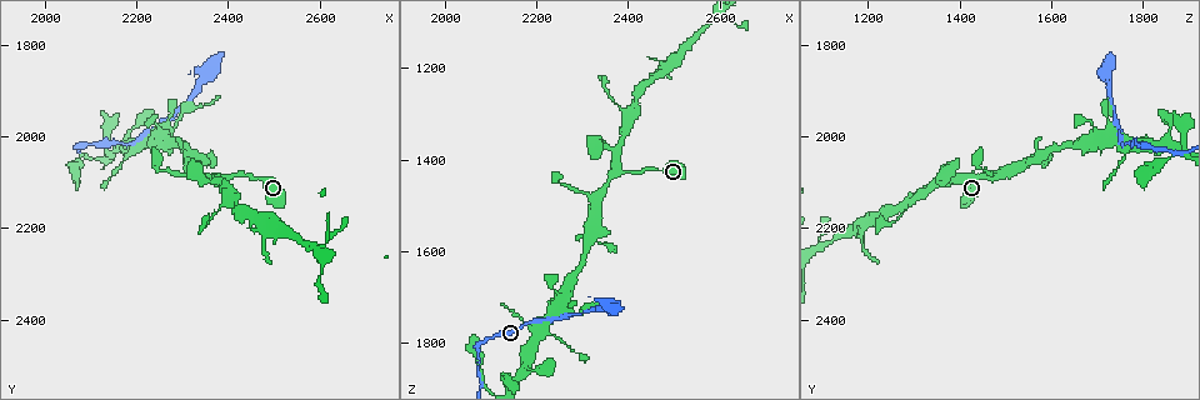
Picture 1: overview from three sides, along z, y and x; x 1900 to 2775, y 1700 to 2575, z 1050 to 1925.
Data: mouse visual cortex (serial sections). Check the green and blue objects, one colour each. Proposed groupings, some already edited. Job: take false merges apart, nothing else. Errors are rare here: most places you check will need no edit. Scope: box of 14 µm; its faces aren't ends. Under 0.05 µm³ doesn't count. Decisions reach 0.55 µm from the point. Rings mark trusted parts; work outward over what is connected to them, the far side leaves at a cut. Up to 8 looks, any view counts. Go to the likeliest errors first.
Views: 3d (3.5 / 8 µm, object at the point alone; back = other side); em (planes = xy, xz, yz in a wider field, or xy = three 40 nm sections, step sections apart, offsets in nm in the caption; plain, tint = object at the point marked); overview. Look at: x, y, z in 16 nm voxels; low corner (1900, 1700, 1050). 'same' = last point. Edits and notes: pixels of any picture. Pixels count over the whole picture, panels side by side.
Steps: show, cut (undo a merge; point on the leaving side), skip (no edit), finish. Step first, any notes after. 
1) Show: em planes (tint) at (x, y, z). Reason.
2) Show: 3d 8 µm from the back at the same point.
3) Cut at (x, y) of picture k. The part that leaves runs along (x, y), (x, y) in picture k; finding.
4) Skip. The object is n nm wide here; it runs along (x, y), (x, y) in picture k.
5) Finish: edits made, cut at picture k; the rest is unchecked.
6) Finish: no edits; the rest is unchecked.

Show: 3d 3.5 µm at (2385, 2090, 1430). Three-way junction.

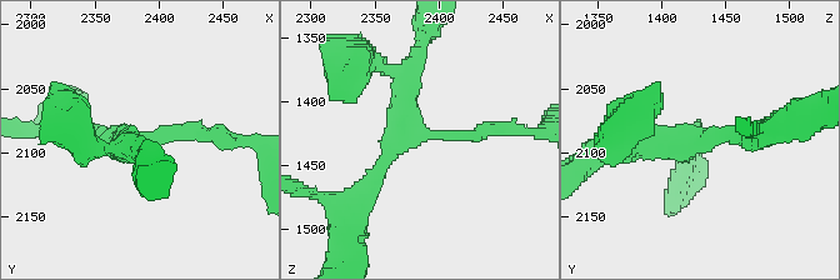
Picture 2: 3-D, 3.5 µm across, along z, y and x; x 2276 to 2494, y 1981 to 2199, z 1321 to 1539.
Show: em xy step 3 (tint) at (2388, 2094, 1426). 3 arms meet here; the arms are 200, 200, 300 nm wide; shape alone is not enough.

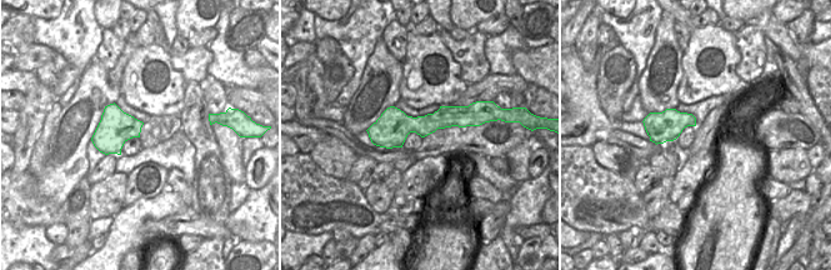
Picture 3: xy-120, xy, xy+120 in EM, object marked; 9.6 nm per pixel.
Skip. The object is 300 nm wide here; it runs along (472, 120), (439, 119), (371, 134) in picture 3; all the same cell.

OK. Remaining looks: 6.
Show: 3d 3.5 µm at (2400, 2130, 1300). Three arms meet.

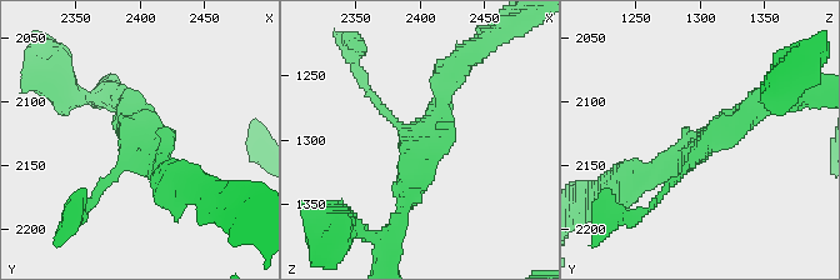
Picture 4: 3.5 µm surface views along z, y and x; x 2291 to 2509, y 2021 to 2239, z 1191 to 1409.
Skip. It runs along (765, 105), (689, 159), (638, 175) in picture 4; continuous, no second cell.

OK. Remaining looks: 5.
Show: 3d 3.5 µm at (2265, 1995, 1720). Calibre changes.

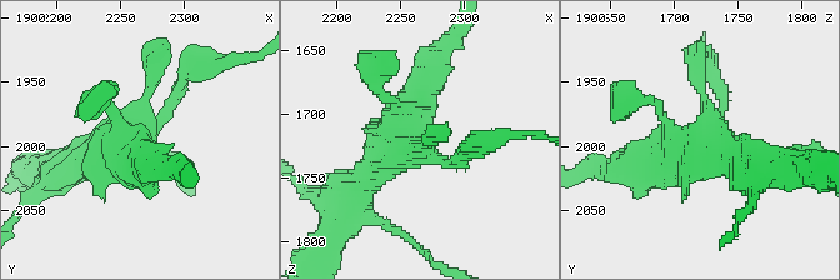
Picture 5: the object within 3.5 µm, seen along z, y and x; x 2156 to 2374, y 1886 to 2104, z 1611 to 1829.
Show: em planes (tint) at (2258, 1992, 1724). Shape alone is not enough.

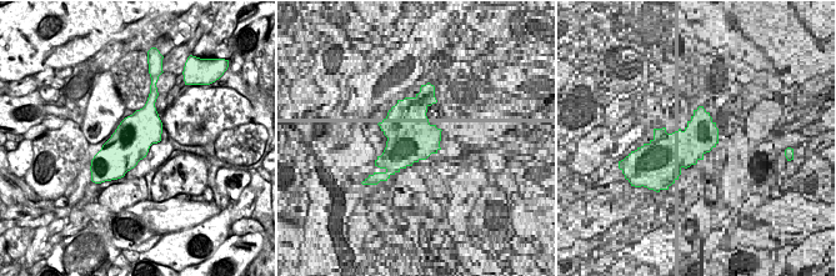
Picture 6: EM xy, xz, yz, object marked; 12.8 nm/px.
Show: em xy step 2 (tint) at the same point. Another direction.

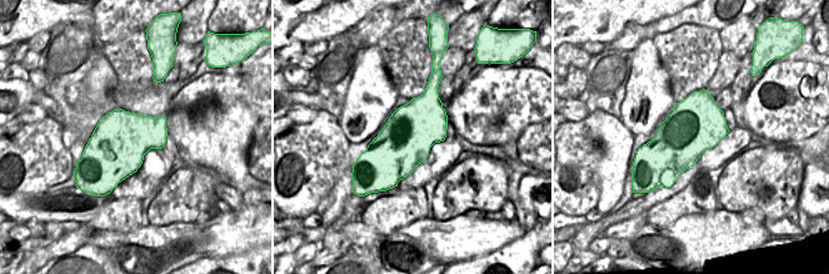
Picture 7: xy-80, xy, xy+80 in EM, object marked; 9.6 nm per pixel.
Skip. It runs along (426, 70), (419, 103), (354, 201) in picture 5; one cell here.

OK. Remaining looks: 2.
Finish: no edits; the rest is unchecked.

